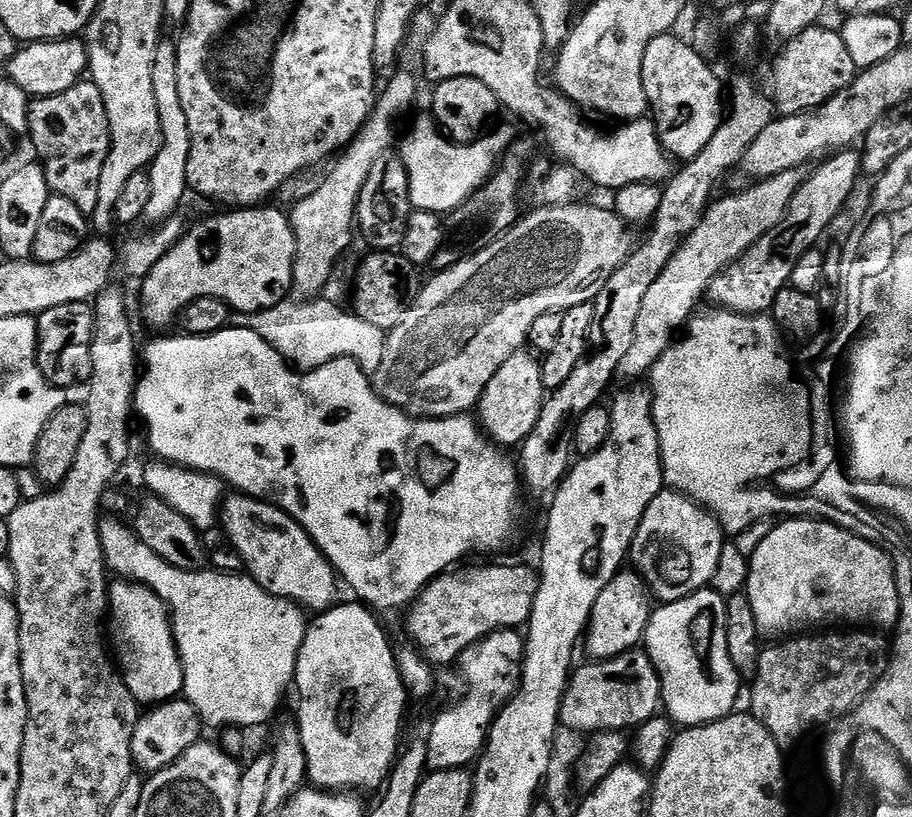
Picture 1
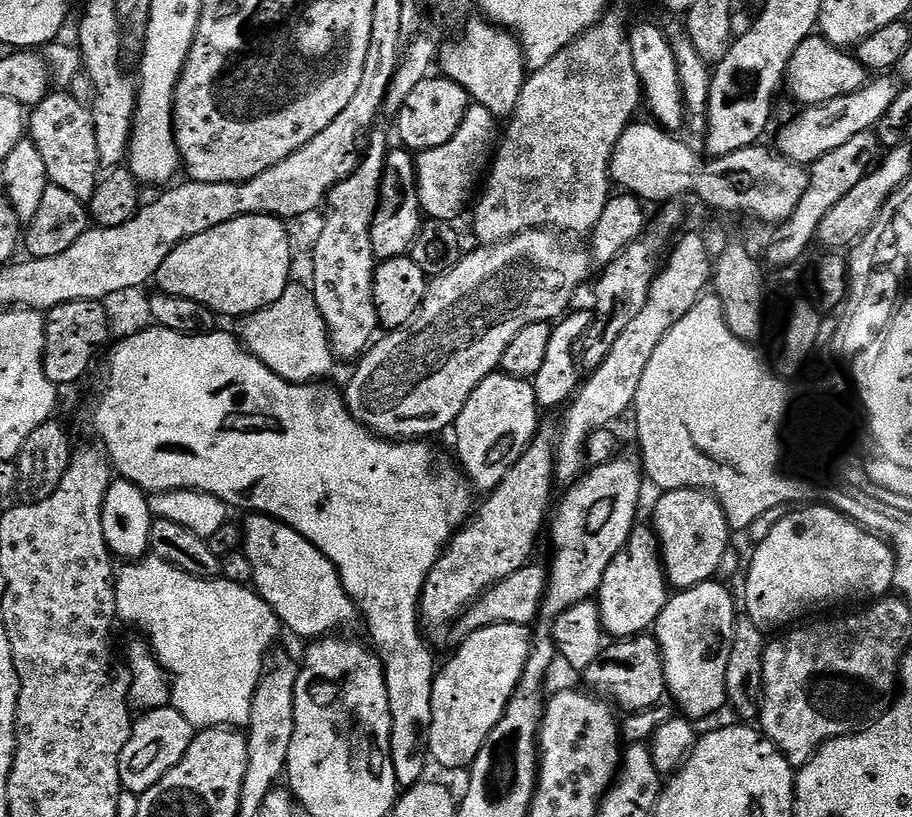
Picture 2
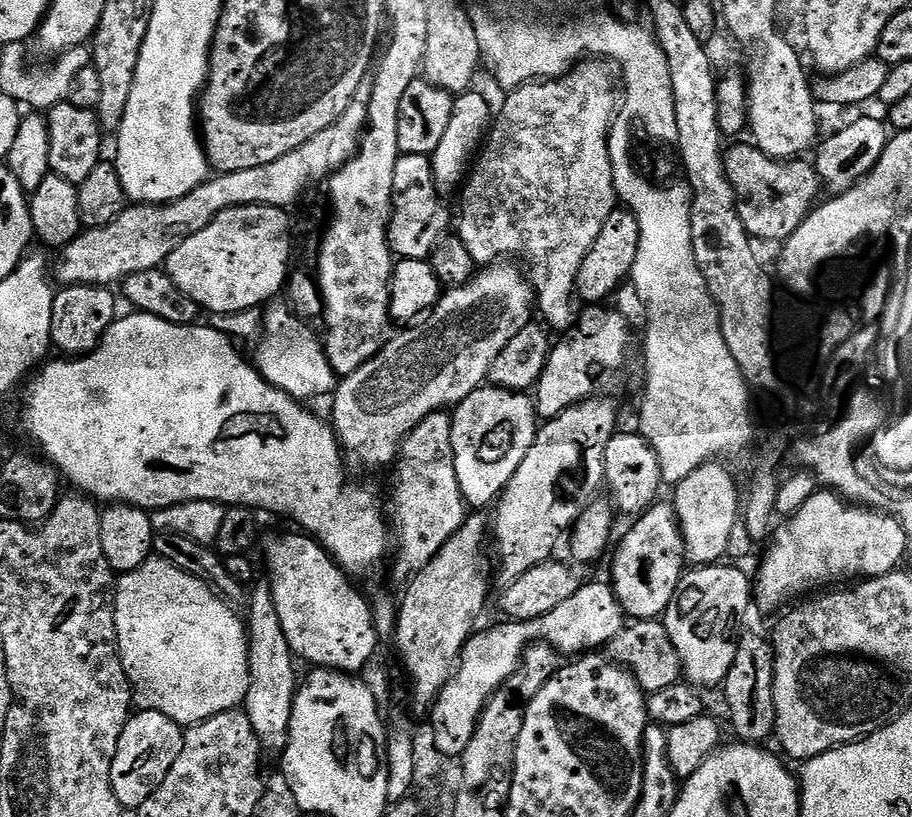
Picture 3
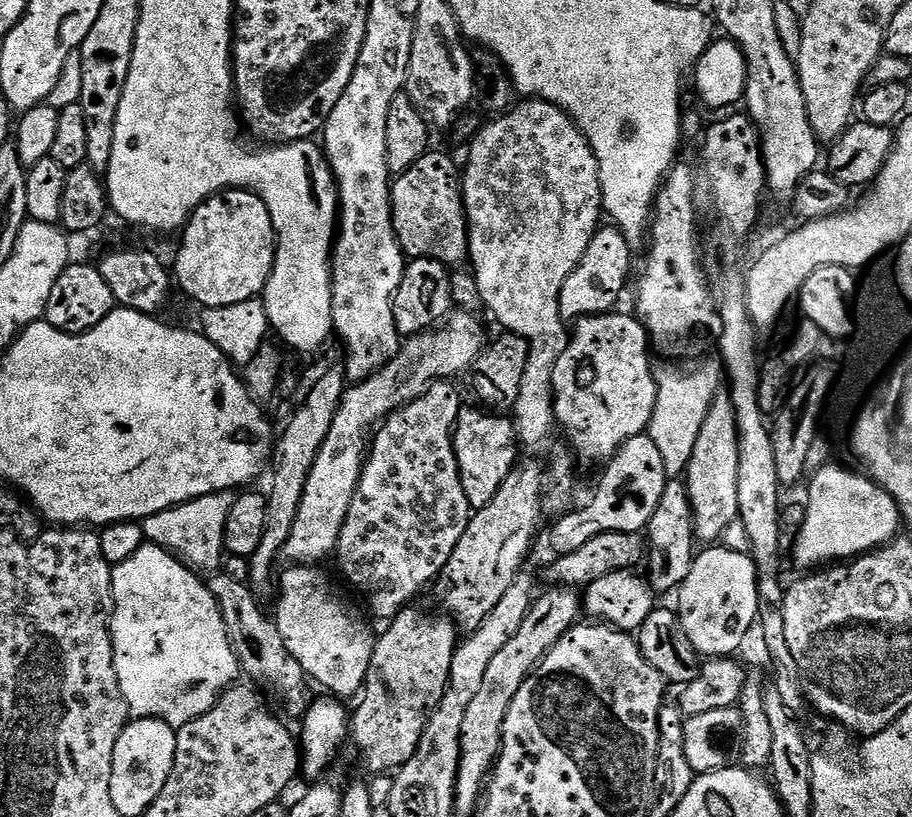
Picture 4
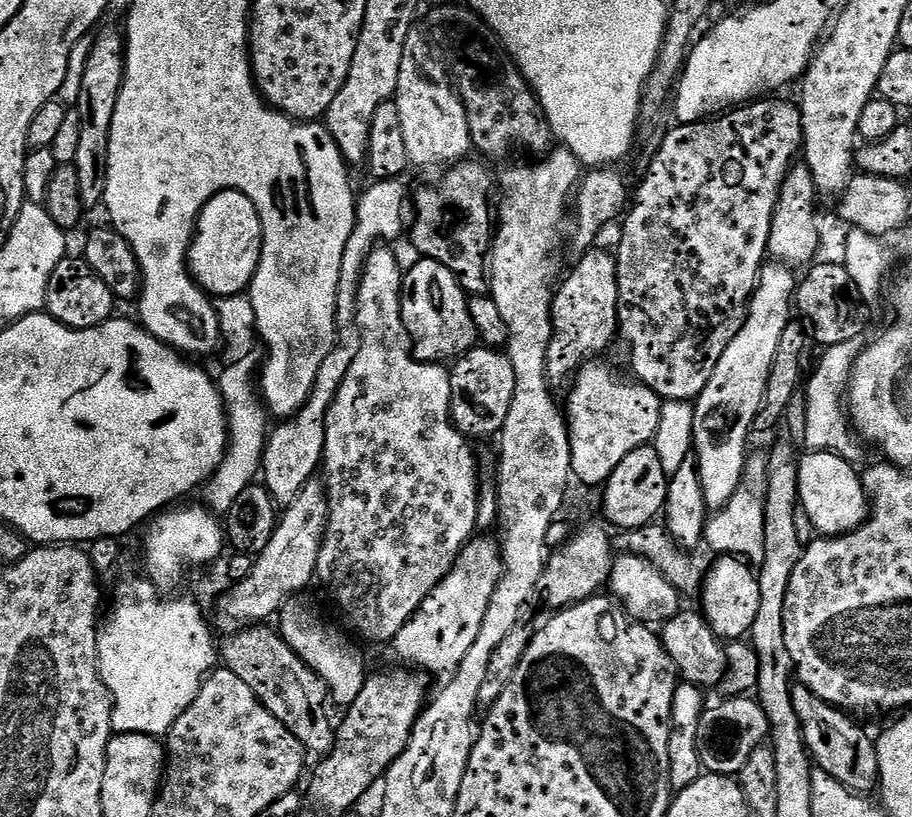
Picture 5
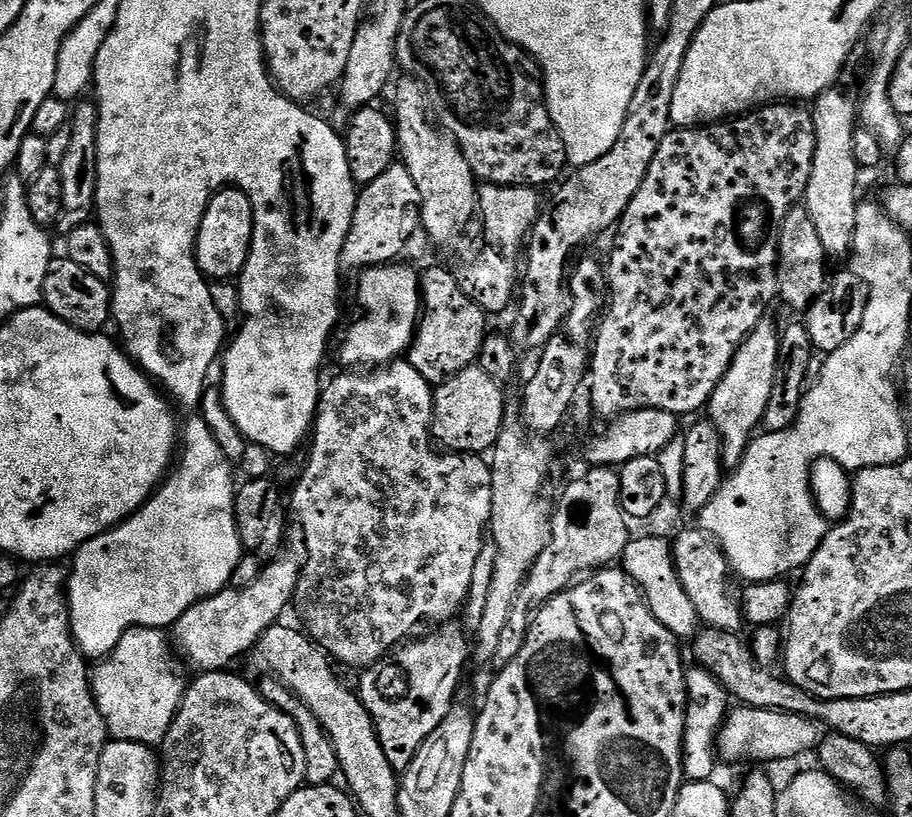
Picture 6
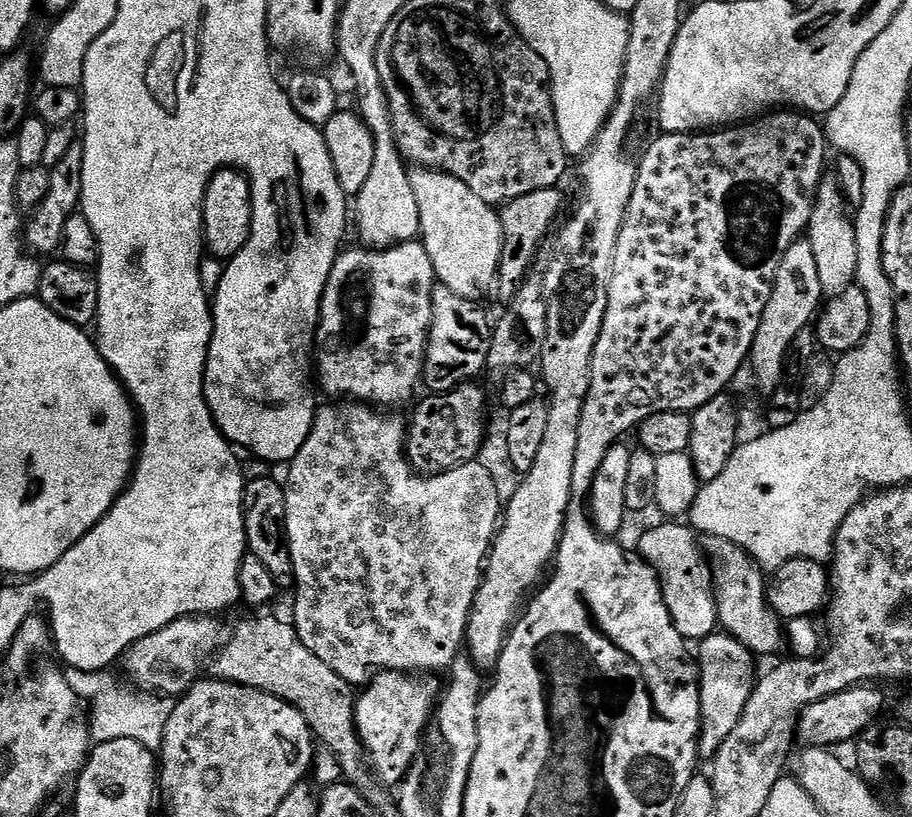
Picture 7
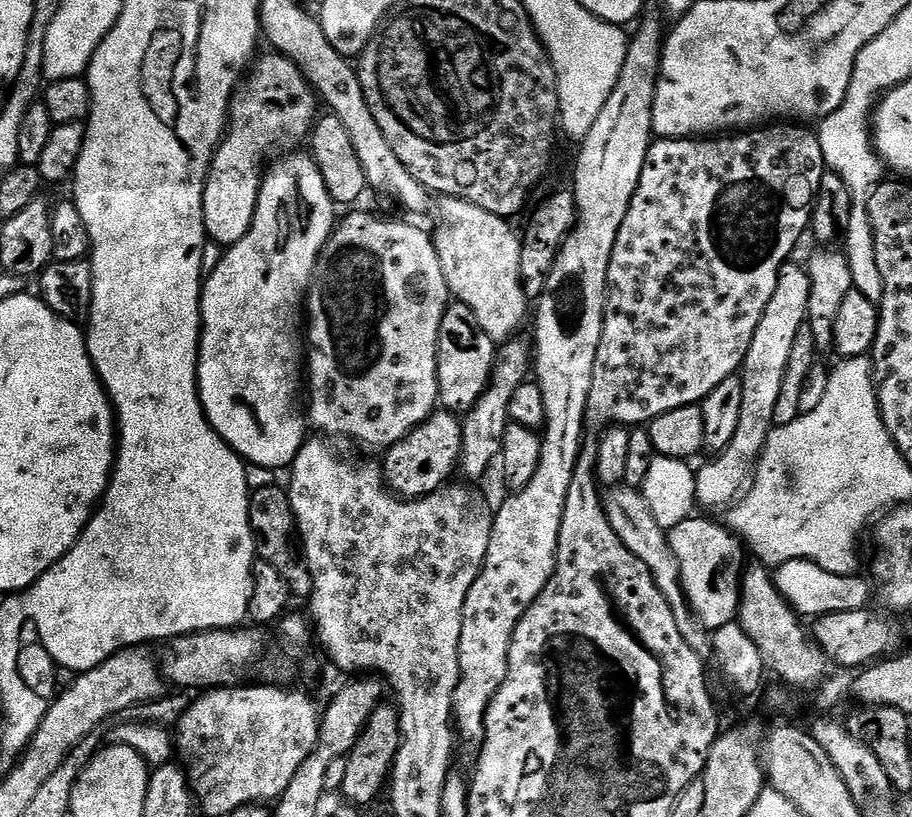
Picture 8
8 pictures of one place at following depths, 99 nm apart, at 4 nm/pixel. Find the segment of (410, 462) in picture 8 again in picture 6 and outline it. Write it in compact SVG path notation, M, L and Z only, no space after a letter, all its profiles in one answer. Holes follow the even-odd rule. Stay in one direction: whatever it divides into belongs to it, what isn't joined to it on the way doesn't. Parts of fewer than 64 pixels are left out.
M479 366L464 368L458 374L454 374L444 383L435 385L432 401L434 402L434 414L432 415L432 439L441 449L449 453L462 452L465 454L488 454L495 448L498 442L498 434L504 425L504 392L501 381L495 380L486 370Z

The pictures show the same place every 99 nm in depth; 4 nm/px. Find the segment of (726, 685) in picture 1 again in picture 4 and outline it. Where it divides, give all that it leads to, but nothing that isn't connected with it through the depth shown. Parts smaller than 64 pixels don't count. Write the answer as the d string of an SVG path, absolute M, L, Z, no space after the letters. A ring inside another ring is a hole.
M708 546L705 552L697 551L688 577L678 589L680 608L678 615L684 633L696 651L704 658L728 658L744 644L748 631L753 631L760 614L760 595L756 578L756 564L747 552L735 552L723 546Z

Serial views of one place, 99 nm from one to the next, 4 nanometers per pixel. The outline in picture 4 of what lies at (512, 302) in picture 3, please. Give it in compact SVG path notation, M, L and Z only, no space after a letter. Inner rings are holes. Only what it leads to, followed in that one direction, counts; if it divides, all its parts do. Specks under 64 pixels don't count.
M456 310L447 317L445 326L437 326L427 332L419 332L403 341L386 366L372 376L353 383L340 400L340 409L330 426L330 434L318 450L318 458L308 475L308 481L298 506L298 518L294 530L286 542L282 556L292 566L316 566L333 555L342 534L350 502L356 493L366 459L366 445L373 435L374 426L388 419L393 412L405 408L411 400L417 400L434 382L456 378L459 372L473 367L481 352L489 343L484 324L479 315Z

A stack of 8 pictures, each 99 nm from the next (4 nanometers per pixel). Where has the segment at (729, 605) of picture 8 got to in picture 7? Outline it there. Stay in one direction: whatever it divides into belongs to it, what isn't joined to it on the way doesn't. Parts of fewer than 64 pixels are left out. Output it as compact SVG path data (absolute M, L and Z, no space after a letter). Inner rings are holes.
M664 522L657 528L648 528L640 536L640 548L638 554L643 560L648 561L660 579L660 587L664 589L664 601L672 615L674 626L678 634L682 634L689 642L699 642L717 631L716 598L712 591L712 569L706 566L705 557L698 543L698 536L687 523Z

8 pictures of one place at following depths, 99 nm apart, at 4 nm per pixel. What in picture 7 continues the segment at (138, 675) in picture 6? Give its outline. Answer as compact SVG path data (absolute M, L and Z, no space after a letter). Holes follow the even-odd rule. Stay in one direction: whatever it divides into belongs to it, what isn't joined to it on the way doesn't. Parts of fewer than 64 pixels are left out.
M68 668L66 672L72 689L81 698L87 698L90 701L91 743L93 745L105 744L106 742L114 742L118 738L130 738L134 742L142 742L142 746L147 748L159 749L164 737L164 727L172 713L165 697L150 692L141 692L132 686L123 688L111 676L112 674L108 670L83 672L77 668ZM90 699L92 699L92 704Z

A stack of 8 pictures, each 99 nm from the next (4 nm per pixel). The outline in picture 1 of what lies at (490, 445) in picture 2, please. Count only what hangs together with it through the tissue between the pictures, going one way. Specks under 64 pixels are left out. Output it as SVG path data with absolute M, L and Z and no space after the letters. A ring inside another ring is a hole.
M521 350L506 358L506 362L498 366L498 374L490 378L478 405L478 424L485 437L493 444L519 446L524 443L530 430L534 430L534 422L538 422L538 414L546 399L540 366L541 361L535 355Z

